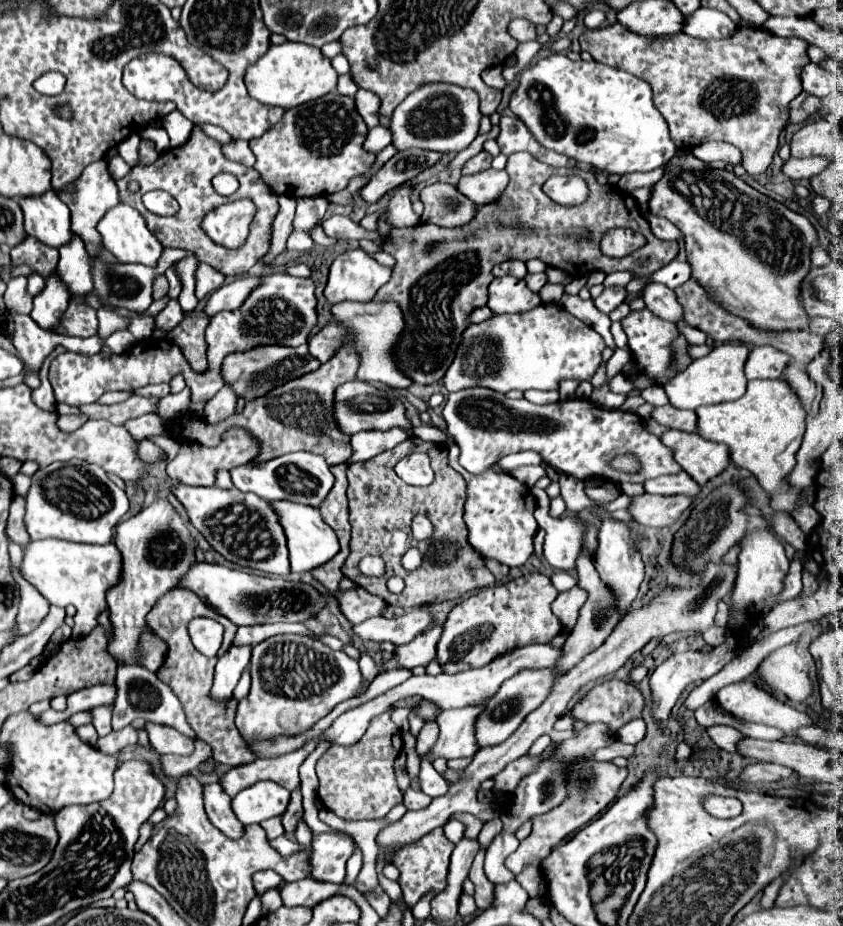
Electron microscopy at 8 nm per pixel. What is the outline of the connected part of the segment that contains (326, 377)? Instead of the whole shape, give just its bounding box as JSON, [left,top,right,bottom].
[171,344,359,466]

